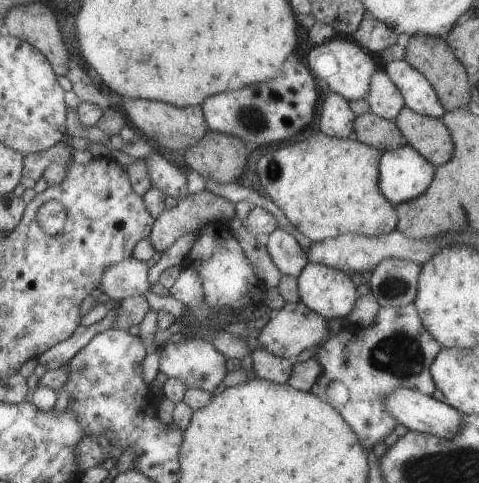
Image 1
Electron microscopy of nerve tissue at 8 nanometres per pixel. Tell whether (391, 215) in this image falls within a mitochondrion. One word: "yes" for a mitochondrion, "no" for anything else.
no

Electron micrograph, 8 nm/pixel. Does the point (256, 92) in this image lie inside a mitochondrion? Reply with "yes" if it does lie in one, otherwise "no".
no

